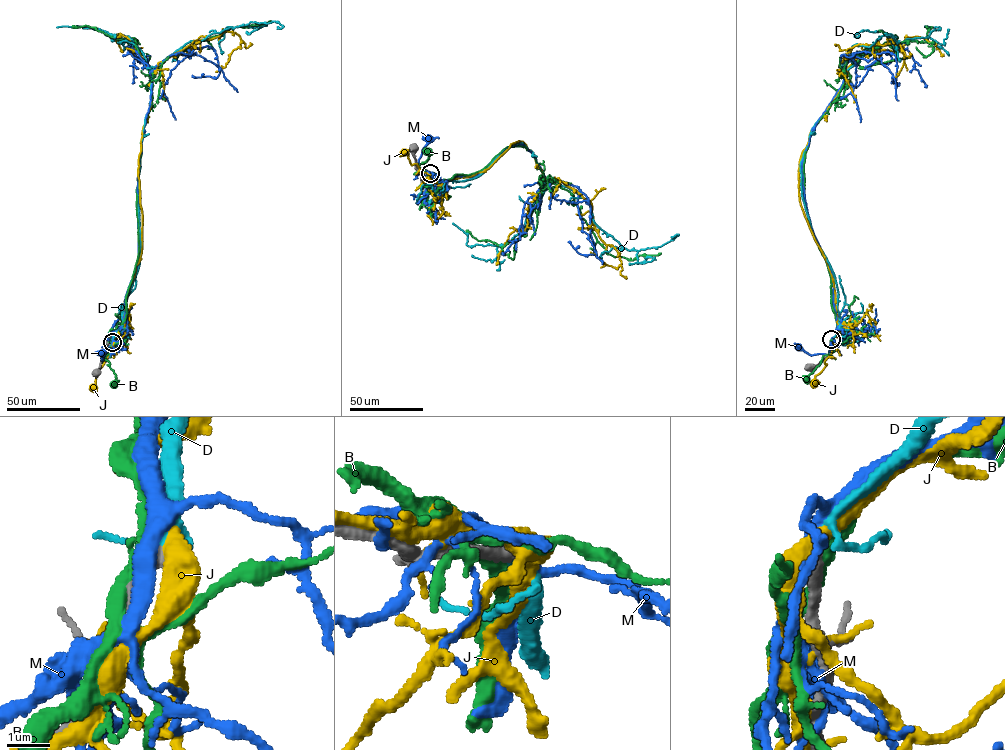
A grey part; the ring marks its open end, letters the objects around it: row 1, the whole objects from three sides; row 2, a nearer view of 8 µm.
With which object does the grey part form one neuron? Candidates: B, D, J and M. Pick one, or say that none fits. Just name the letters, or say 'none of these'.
D

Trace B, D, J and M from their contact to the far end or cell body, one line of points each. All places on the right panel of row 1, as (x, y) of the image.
B: (831, 340), (829, 353), (807, 378)
D: (831, 339), (841, 328), (836, 283), (811, 231), (801, 161), (842, 85), (845, 56), (887, 34), (859, 35)
J: (831, 340), (826, 365), (813, 383)
M: (831, 340), (833, 347), (829, 354), (810, 355), (798, 347)

